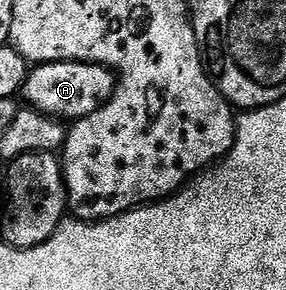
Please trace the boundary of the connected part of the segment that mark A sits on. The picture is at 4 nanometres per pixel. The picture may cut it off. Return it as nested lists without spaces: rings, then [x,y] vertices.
[[[46,61],[31,70],[22,90],[27,104],[65,123],[81,121],[86,115],[98,111],[112,98],[118,77],[106,65],[88,65],[84,61]]]

